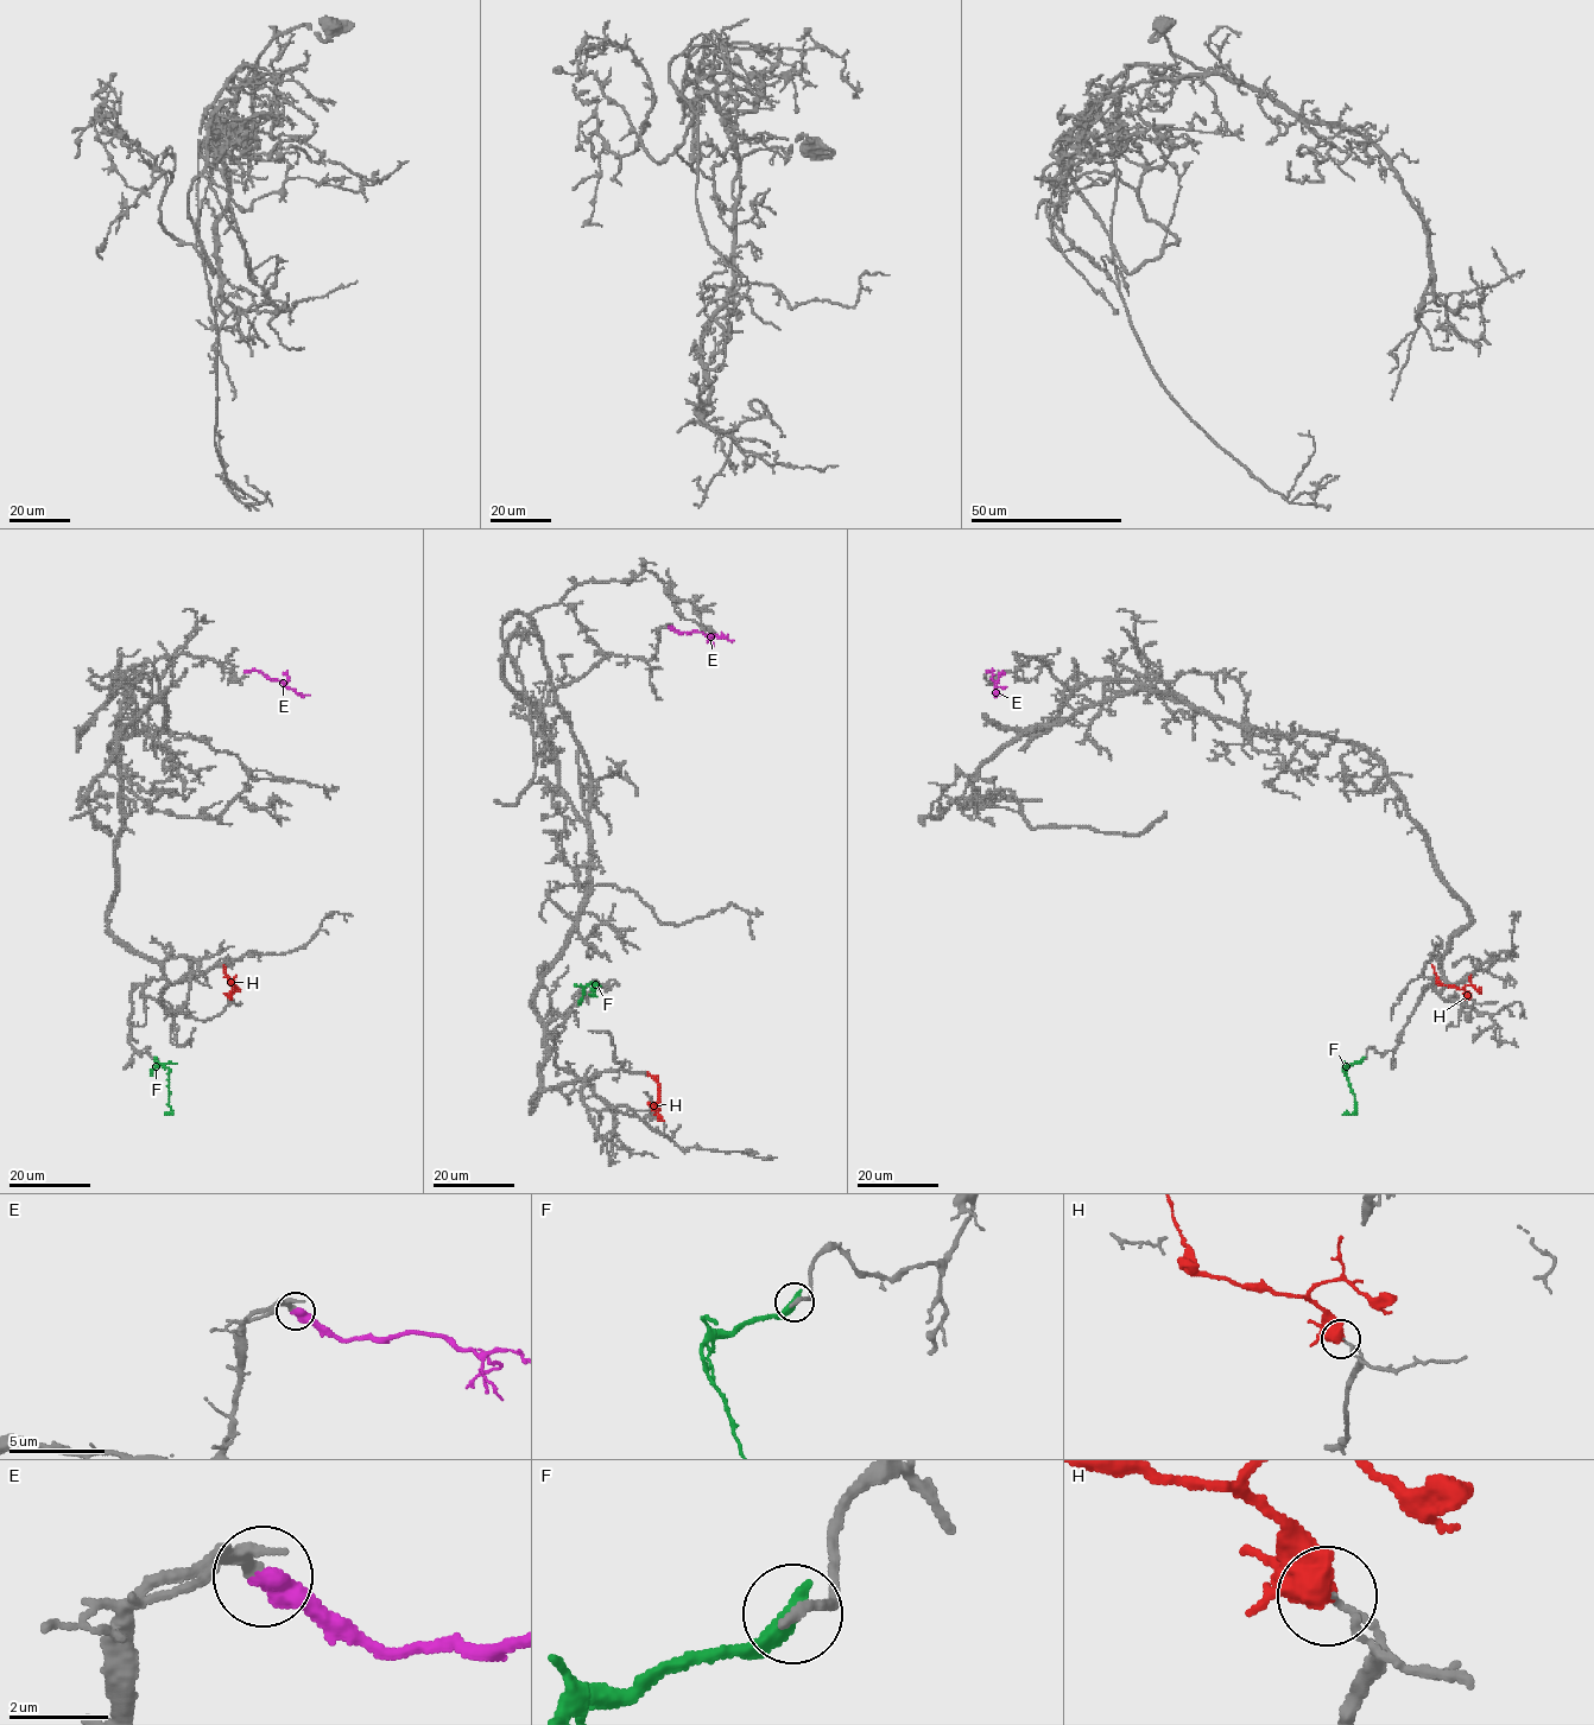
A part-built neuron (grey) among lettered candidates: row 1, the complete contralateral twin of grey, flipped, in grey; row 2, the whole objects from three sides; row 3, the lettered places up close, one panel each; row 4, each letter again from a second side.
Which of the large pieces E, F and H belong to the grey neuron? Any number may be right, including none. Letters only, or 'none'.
E

